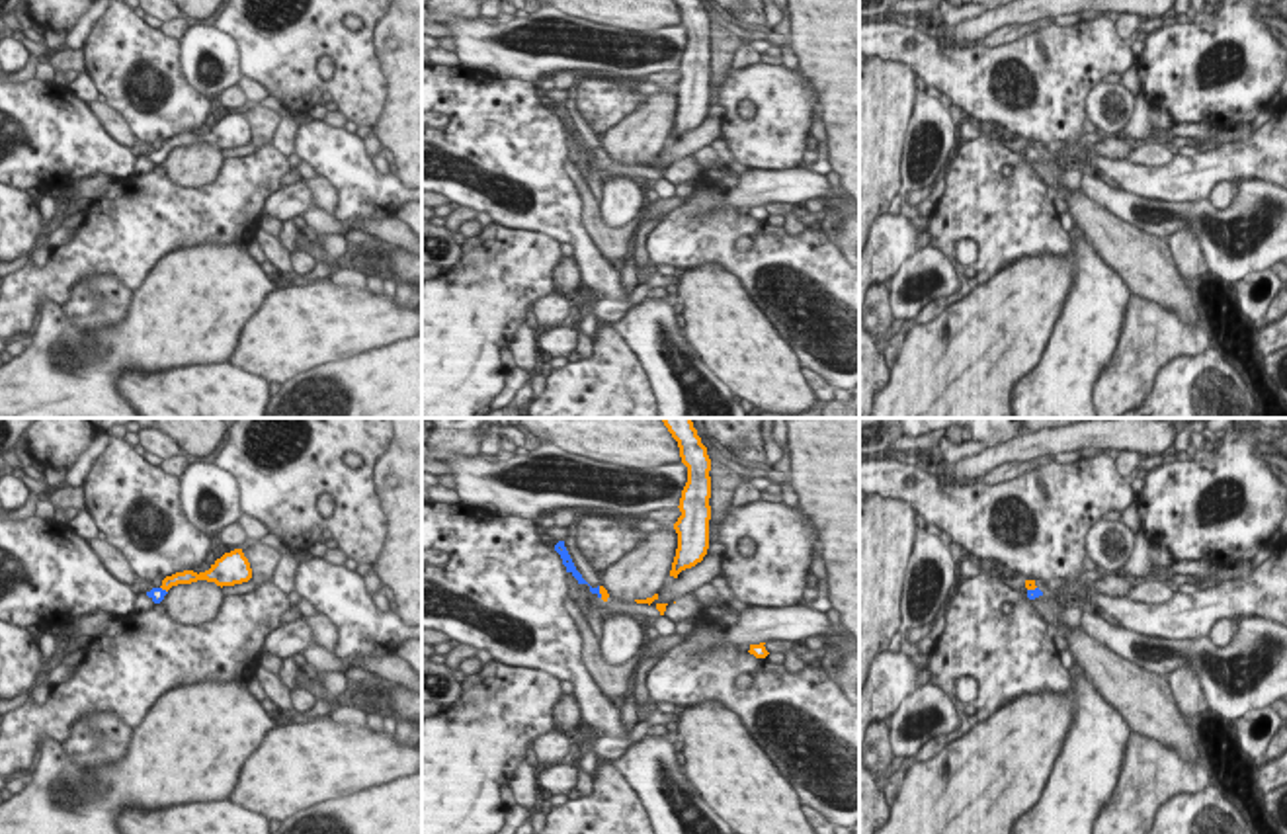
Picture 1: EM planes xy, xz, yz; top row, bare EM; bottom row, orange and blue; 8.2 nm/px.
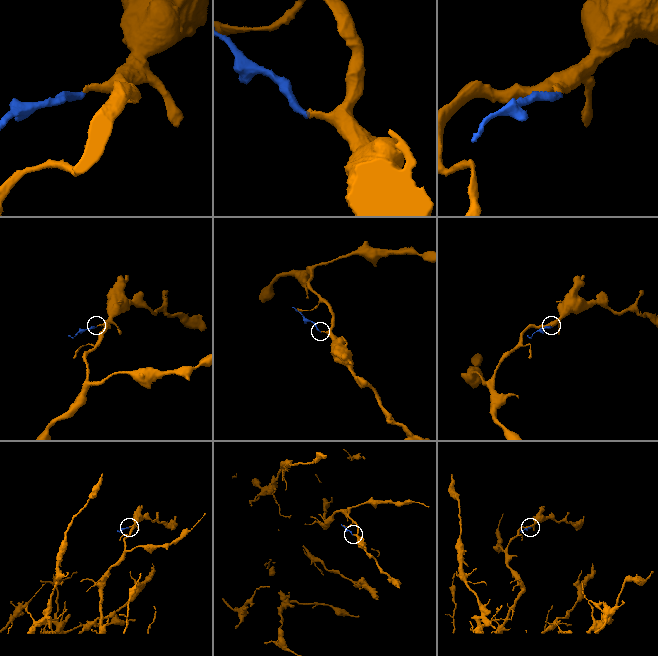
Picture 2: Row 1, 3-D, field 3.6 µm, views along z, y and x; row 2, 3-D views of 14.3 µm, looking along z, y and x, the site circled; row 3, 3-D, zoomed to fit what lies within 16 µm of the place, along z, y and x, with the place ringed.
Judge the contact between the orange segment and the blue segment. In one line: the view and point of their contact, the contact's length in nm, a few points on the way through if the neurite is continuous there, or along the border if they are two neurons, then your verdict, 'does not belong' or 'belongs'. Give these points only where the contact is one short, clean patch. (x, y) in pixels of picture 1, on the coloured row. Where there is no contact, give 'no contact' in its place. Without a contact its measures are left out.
contact xz (600, 592); length 100 nm; way xz (602, 590), (600, 592), (577, 575); belongs

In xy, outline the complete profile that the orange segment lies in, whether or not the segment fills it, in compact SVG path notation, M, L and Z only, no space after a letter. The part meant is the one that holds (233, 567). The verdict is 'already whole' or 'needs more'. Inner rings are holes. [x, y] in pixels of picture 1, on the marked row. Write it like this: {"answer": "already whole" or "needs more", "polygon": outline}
{"answer": "needs more", "polygon": "M234 549L230 553L225 553L221 559L217 559L209 570L205 572L193 572L193 570L184 570L176 572L172 576L166 576L162 580L160 588L152 588L146 592L146 596L154 602L160 604L168 590L178 584L191 584L197 580L207 580L215 582L217 586L234 586L248 582L252 578L252 568L248 559L244 557L242 549Z"}

